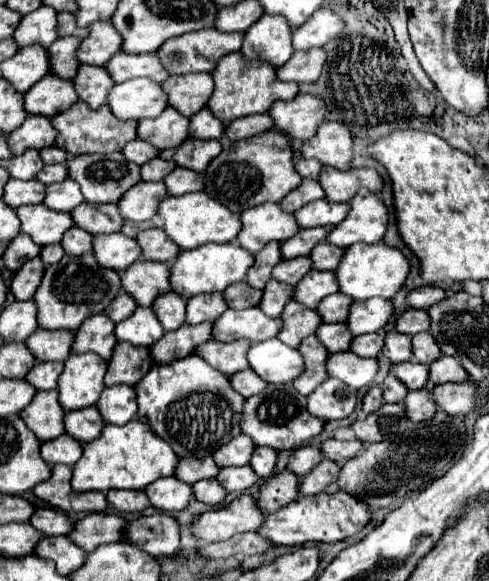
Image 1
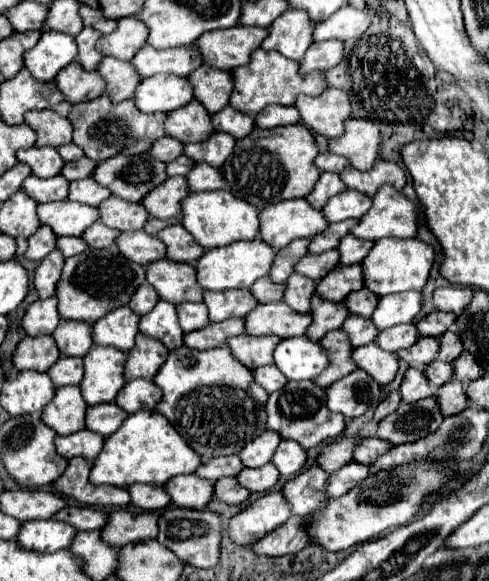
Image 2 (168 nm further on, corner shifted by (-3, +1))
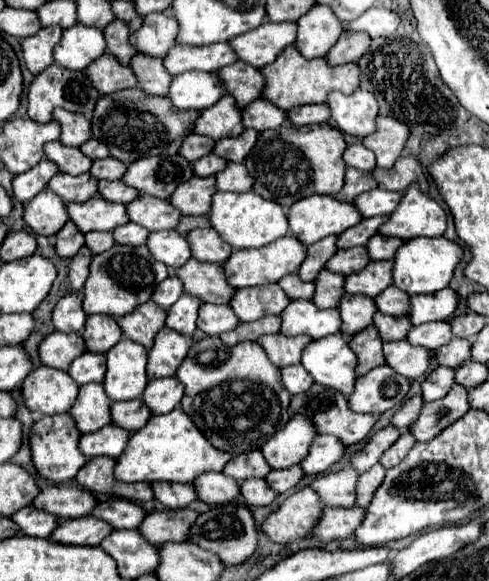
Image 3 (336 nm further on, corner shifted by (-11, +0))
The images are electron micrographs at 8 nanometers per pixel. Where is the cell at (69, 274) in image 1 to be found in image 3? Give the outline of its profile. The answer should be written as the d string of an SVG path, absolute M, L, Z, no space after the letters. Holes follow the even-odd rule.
M113 246L111 250L99 254L91 262L91 274L85 282L83 308L87 314L109 314L125 316L133 312L139 304L151 300L155 286L167 278L167 266L153 260L147 246Z

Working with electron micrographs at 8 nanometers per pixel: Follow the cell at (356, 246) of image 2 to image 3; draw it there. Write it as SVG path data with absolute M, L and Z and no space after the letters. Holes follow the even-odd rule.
M377 234L367 244L367 250L369 250L369 254L371 254L373 260L393 260L395 254L397 254L397 250L403 244L405 244L405 240L401 240L401 238L387 238L383 234Z

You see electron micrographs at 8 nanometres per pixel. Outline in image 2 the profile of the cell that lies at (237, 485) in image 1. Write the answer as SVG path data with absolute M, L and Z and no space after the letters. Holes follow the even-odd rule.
M263 465L263 467L257 467L257 469L243 469L239 475L237 475L237 481L241 487L249 489L251 493L259 491L267 491L271 489L277 481L279 481L279 471L275 469L275 465Z

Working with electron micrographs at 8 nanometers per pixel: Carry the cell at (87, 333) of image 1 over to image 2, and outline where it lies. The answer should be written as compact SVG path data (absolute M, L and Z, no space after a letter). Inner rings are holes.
M119 307L101 317L93 325L93 343L95 345L111 345L119 351L129 351L135 345L139 315L131 313L131 309Z

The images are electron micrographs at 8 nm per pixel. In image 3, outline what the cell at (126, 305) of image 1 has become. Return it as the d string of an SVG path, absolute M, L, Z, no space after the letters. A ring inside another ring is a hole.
M171 274L167 280L163 280L157 288L155 288L155 294L153 294L153 300L163 306L165 310L169 310L177 298L183 294L183 282L179 282L179 278L175 274Z

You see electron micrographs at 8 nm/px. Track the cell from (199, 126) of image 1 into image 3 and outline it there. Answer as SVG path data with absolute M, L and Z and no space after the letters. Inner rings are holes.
M259 98L251 102L251 106L243 108L245 128L255 128L265 132L271 128L279 128L283 122L287 122L287 112L277 108L273 102L267 102L265 98Z

